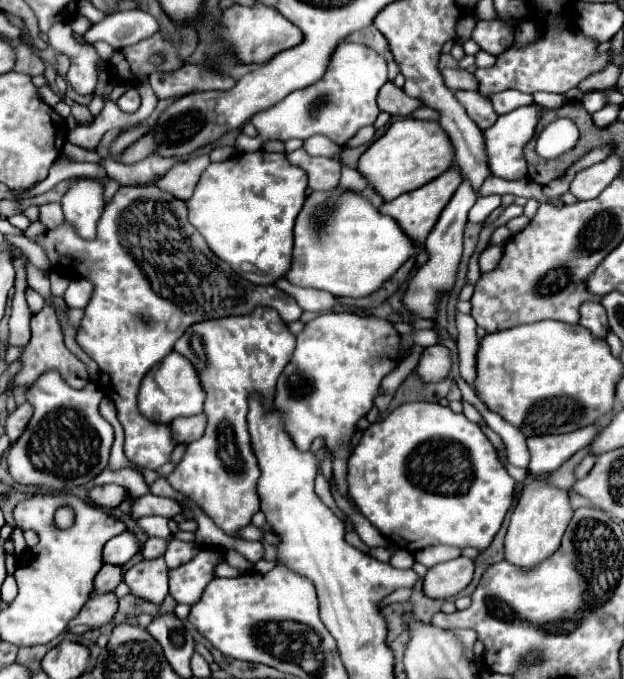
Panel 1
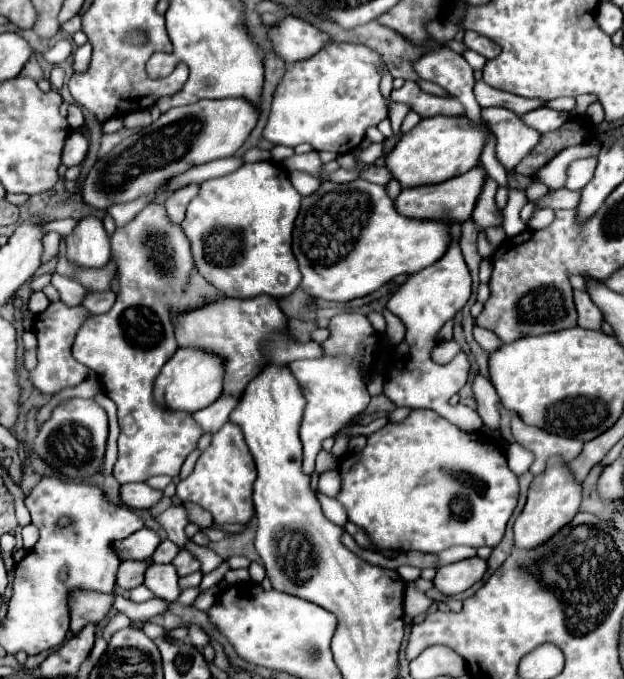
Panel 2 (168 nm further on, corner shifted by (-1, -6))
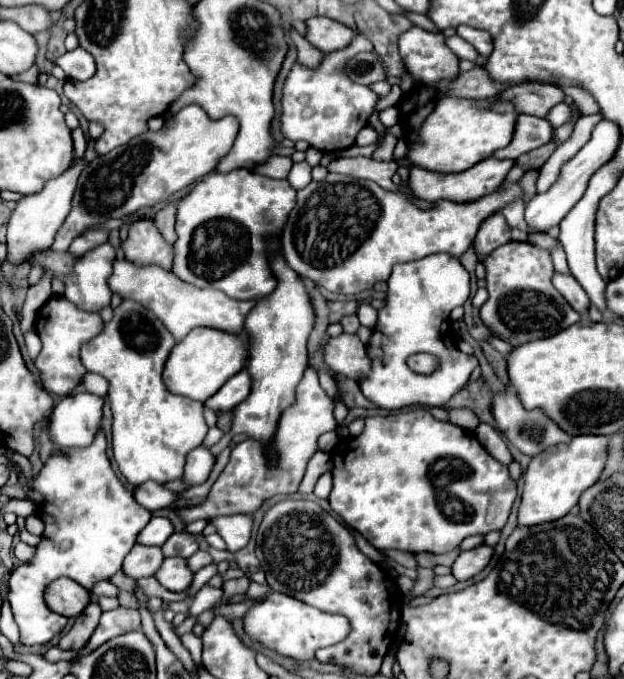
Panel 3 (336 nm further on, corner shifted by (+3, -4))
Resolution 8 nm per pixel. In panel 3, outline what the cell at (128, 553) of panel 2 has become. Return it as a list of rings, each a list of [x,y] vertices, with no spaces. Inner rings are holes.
[[[151,518],[149,524],[139,532],[137,542],[143,546],[161,546],[173,534],[173,526],[167,518]]]

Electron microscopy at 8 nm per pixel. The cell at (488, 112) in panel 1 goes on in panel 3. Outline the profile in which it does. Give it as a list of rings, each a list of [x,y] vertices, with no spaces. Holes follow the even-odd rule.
[[[519,114],[517,116],[517,124],[515,124],[515,132],[513,138],[509,142],[509,146],[495,150],[493,156],[495,158],[509,158],[515,160],[521,154],[543,146],[545,142],[549,142],[553,136],[553,128],[549,126],[549,122],[545,122],[545,118],[537,118],[537,116],[529,116],[529,114]]]

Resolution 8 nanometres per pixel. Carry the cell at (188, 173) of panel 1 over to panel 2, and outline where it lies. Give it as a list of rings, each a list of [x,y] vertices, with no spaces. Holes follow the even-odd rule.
[[[189,184],[177,192],[173,192],[167,202],[165,202],[165,210],[169,214],[169,222],[173,224],[181,224],[183,218],[185,218],[185,210],[187,210],[187,204],[197,196],[199,192],[199,186],[197,184]]]

